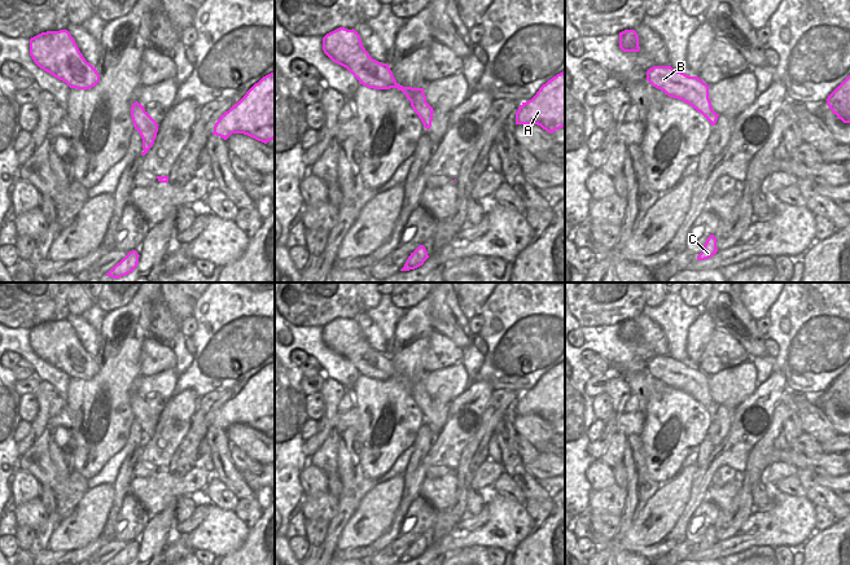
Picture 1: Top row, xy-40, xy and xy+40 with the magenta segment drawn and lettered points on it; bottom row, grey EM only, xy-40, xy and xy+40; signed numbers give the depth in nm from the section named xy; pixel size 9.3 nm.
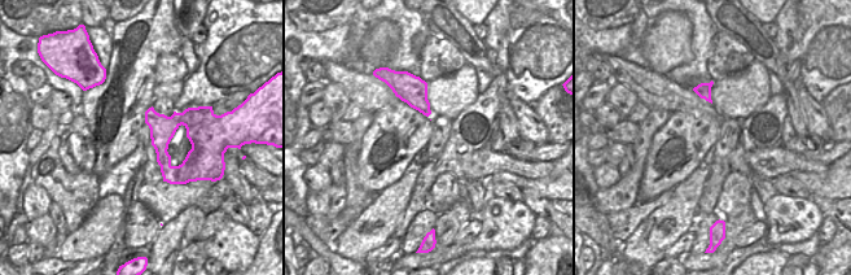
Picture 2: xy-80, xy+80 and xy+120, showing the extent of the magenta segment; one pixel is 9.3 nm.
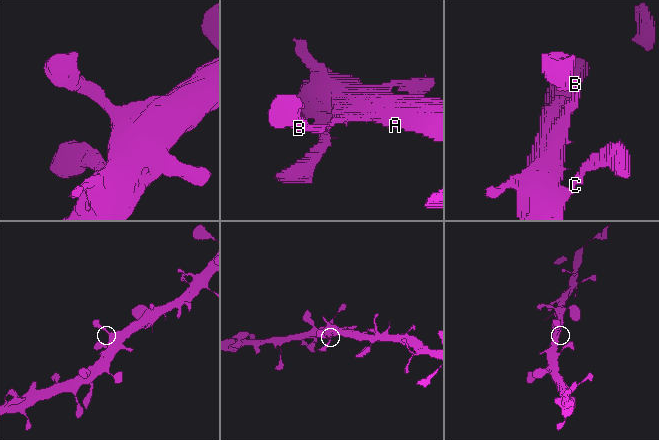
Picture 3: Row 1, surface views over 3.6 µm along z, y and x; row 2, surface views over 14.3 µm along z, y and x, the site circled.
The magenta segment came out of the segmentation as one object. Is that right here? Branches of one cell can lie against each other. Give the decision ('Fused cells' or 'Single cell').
Single cell.

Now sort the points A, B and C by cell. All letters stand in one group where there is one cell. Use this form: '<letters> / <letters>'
A B C

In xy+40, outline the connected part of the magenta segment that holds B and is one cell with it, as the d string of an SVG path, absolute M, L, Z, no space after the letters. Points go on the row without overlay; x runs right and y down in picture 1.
M653 356L647 362L647 371L669 387L682 390L701 403L711 416L718 411L709 389L709 377L698 367L689 367L669 356Z

